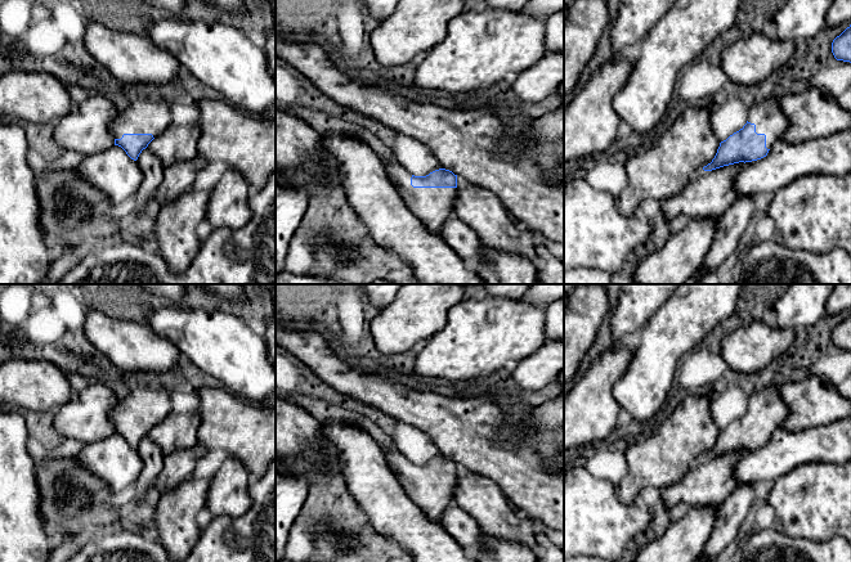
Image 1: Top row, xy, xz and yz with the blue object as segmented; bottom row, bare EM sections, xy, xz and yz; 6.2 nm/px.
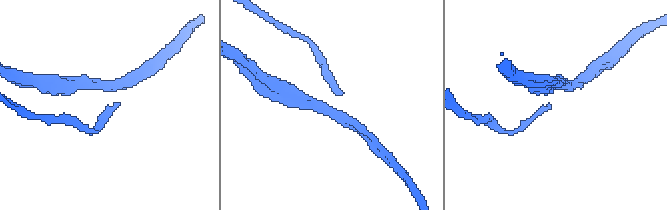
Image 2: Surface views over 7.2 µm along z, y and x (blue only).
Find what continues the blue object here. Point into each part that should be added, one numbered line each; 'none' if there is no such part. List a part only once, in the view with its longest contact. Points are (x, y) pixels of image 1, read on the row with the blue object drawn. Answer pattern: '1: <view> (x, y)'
1: xz (433, 206)

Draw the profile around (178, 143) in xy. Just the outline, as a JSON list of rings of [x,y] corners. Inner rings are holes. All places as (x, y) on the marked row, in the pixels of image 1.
[[[170,125],[148,144],[148,150],[166,167],[197,157],[197,143],[201,136],[198,125]]]

